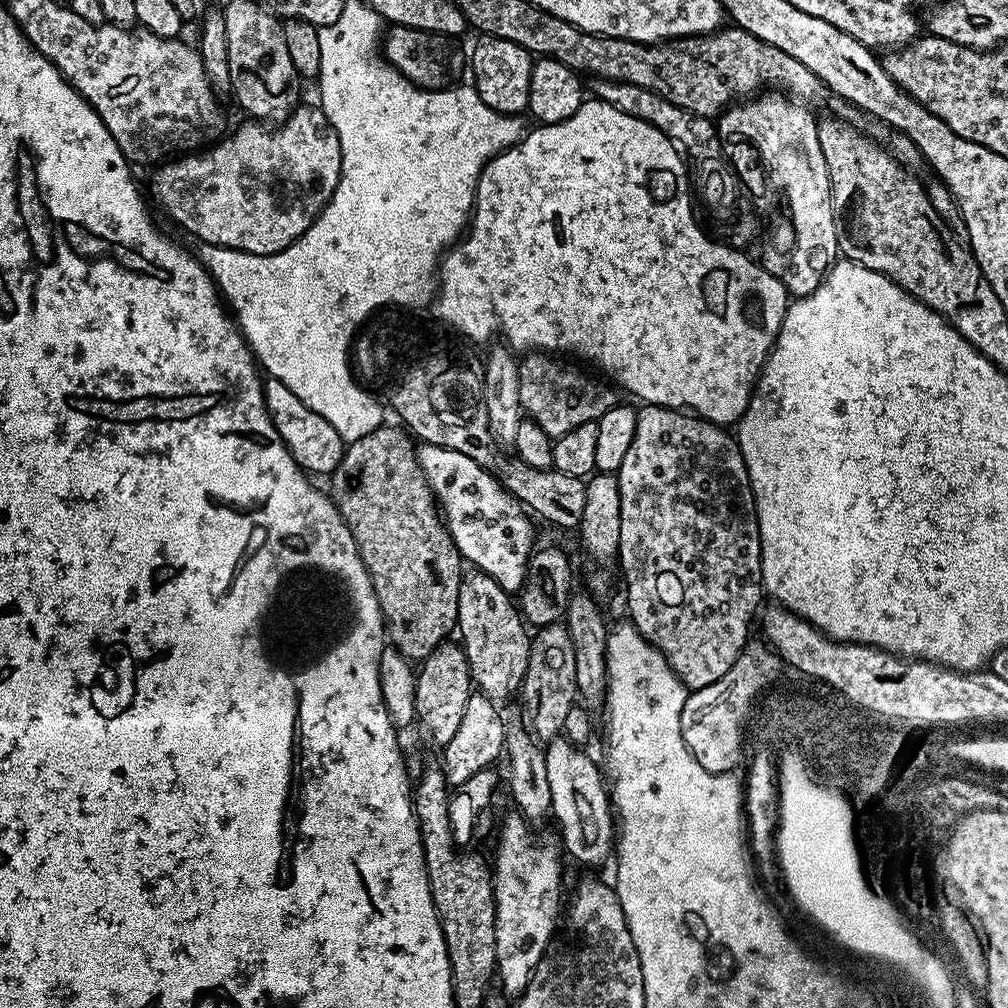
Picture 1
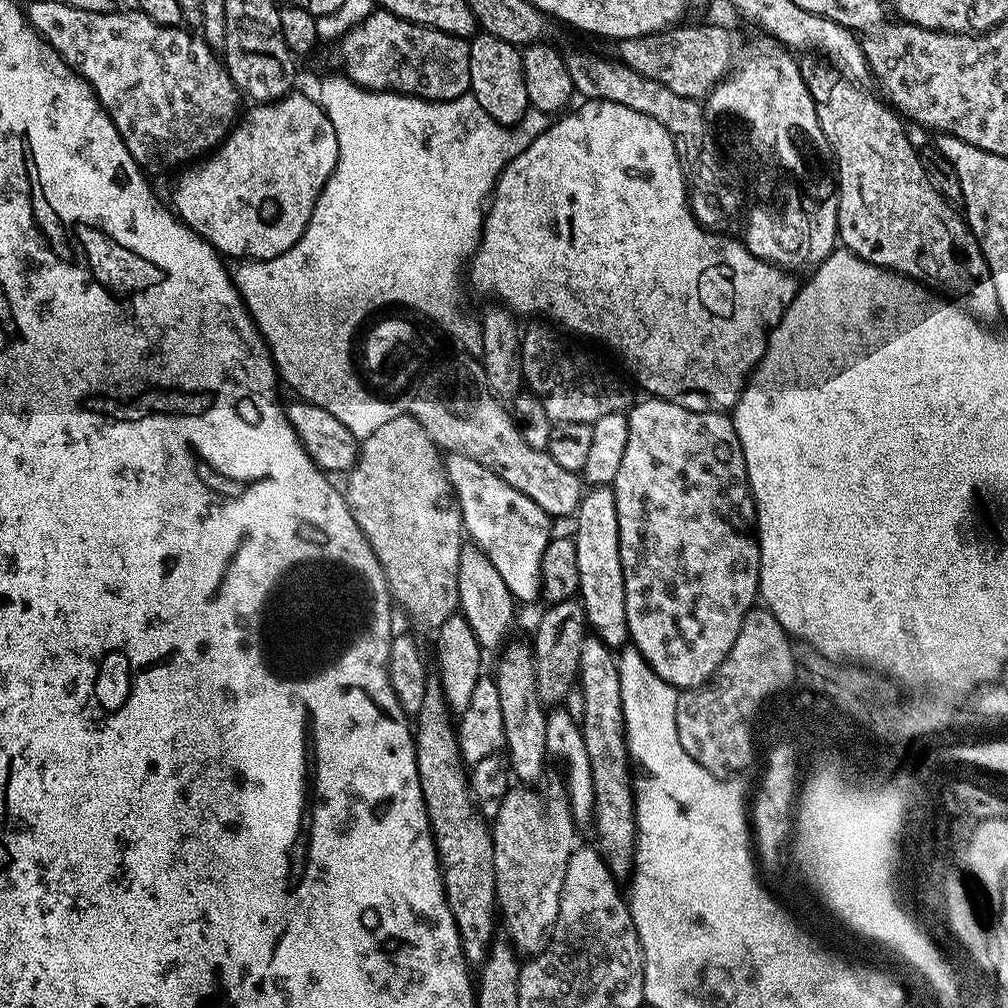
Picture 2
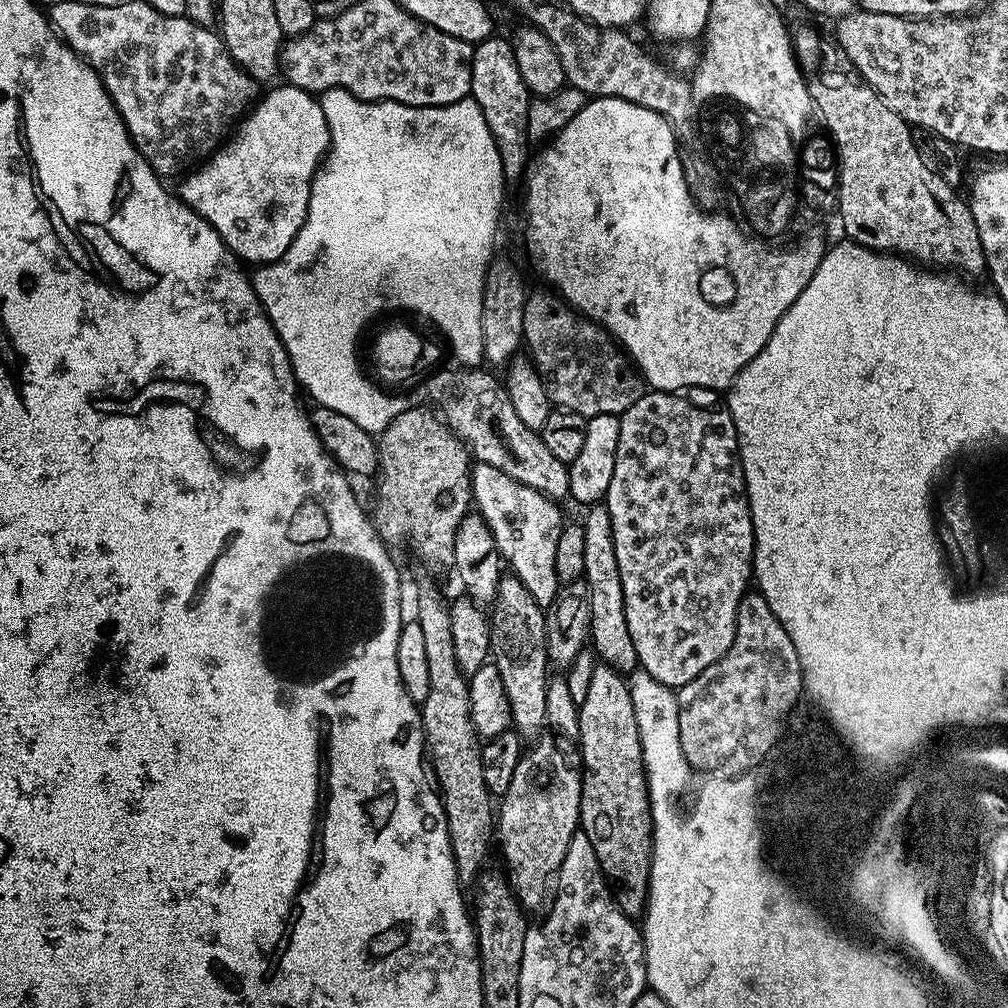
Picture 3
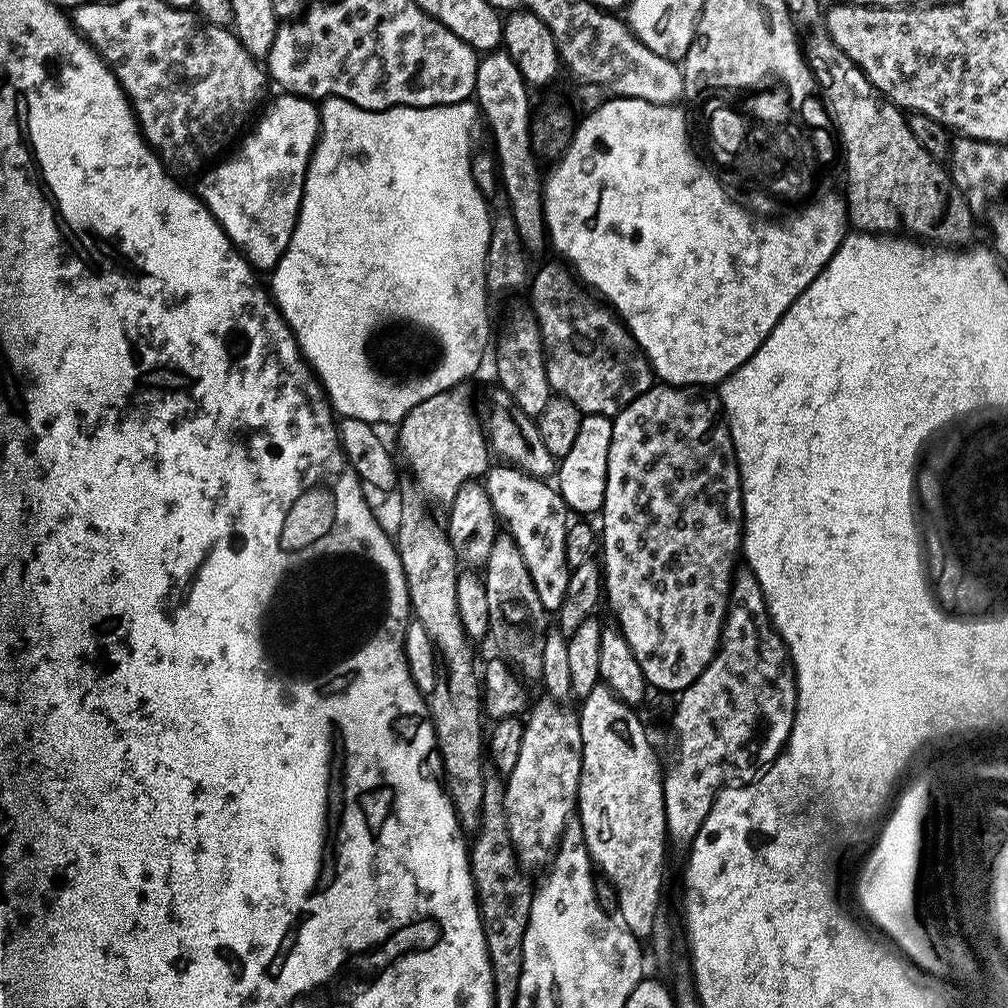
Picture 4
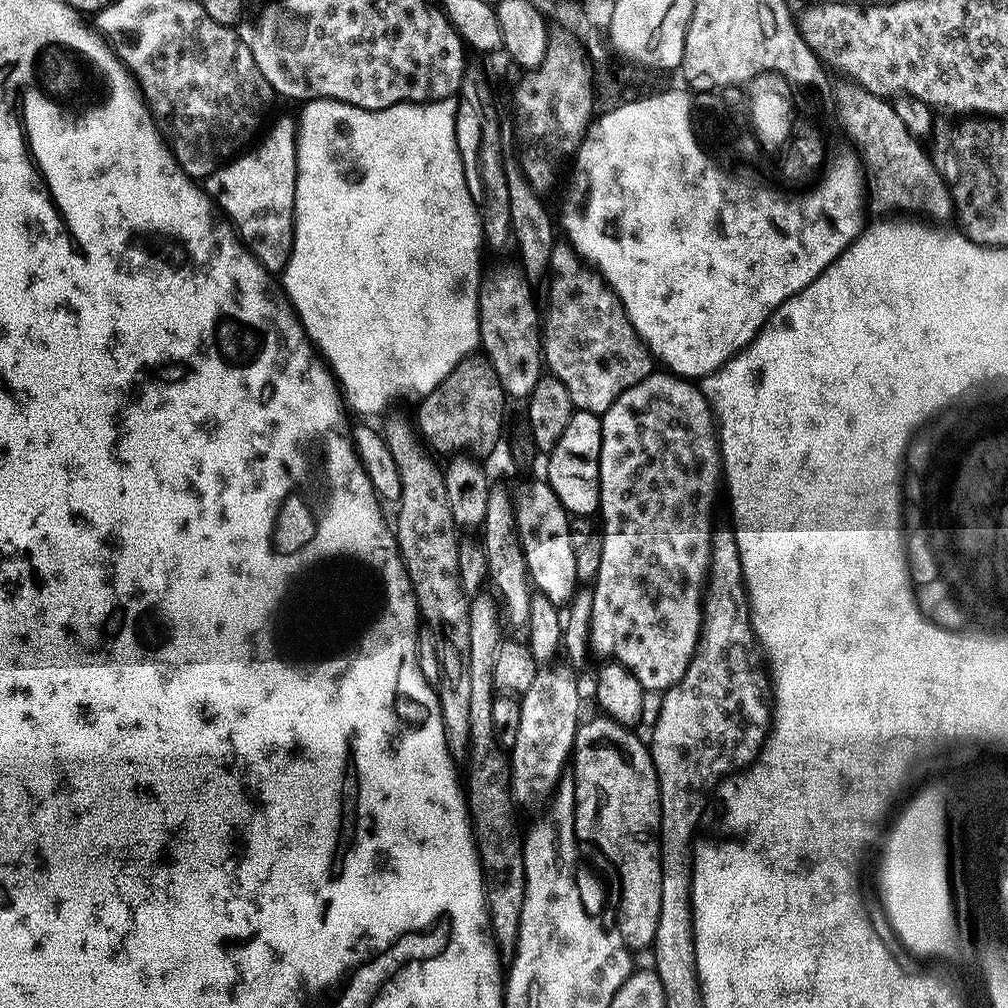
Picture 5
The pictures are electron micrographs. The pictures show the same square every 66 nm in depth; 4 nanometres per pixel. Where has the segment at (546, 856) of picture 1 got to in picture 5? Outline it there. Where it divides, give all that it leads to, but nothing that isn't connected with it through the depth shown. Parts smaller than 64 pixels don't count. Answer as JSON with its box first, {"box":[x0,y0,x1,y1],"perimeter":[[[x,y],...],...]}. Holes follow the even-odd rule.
{"box":[510,667,582,806],"perimeter":[[[563,667],[537,671],[530,690],[519,697],[522,719],[518,725],[518,739],[510,749],[510,763],[512,798],[520,806],[536,804],[544,799],[547,801],[557,791],[562,780],[560,775],[563,772],[565,775],[572,750],[576,747],[576,730],[582,723],[580,688],[572,677],[573,669]],[[552,670],[553,672],[548,672]]]}

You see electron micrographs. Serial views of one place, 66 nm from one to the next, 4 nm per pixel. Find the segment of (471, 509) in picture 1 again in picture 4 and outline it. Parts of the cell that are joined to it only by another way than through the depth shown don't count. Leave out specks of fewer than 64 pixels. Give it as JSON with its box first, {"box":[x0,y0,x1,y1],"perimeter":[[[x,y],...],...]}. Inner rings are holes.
{"box":[482,462,570,610],"perimeter":[[[503,462],[489,467],[482,483],[490,496],[490,502],[496,511],[497,521],[506,527],[507,535],[514,538],[514,542],[521,551],[526,564],[526,570],[530,572],[530,578],[534,578],[534,590],[538,590],[538,598],[546,610],[559,610],[566,598],[566,586],[568,585],[568,573],[570,571],[566,562],[566,530],[570,523],[570,509],[560,497],[559,491],[547,479],[538,476],[528,476],[521,468],[511,467]]]}

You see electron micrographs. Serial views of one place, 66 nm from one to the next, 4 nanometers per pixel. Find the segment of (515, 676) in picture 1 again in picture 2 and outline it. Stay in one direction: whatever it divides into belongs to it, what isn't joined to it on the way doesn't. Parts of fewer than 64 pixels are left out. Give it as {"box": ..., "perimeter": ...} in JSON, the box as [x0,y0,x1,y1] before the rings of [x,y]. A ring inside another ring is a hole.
{"box":[458,542,514,649],"perimeter":[[[471,542],[465,543],[458,558],[458,598],[459,615],[464,616],[466,622],[470,622],[470,630],[474,630],[481,649],[503,649],[509,639],[508,631],[512,628],[508,619],[512,616],[514,601],[506,582],[502,582],[502,574],[498,574],[494,562],[490,562],[484,551]]]}

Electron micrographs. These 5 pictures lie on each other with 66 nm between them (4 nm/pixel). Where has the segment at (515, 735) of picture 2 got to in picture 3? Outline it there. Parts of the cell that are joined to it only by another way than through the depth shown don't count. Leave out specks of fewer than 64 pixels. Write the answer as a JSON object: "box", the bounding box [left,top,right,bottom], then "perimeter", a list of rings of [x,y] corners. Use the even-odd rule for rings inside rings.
{"box":[490,575,550,738],"perimeter":[[[501,575],[496,587],[496,598],[490,605],[490,656],[498,666],[498,674],[502,674],[502,686],[506,686],[512,728],[524,738],[539,737],[546,728],[546,690],[550,679],[550,665],[546,650],[545,615],[545,609],[538,602],[534,602],[530,590],[522,586],[517,576]]]}

